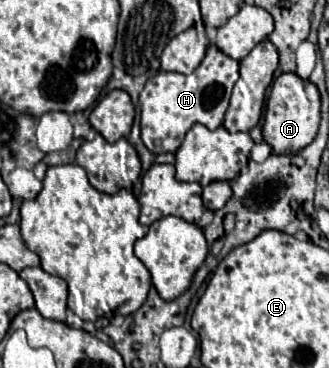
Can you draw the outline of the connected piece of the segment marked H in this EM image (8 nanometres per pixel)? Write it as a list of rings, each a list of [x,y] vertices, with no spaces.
[[[210,44],[202,64],[188,76],[178,72],[158,72],[150,78],[140,92],[140,126],[142,142],[152,154],[176,152],[184,140],[184,134],[194,124],[204,124],[210,130],[222,126],[224,112],[230,102],[232,86],[238,80],[238,62],[222,54]]]

